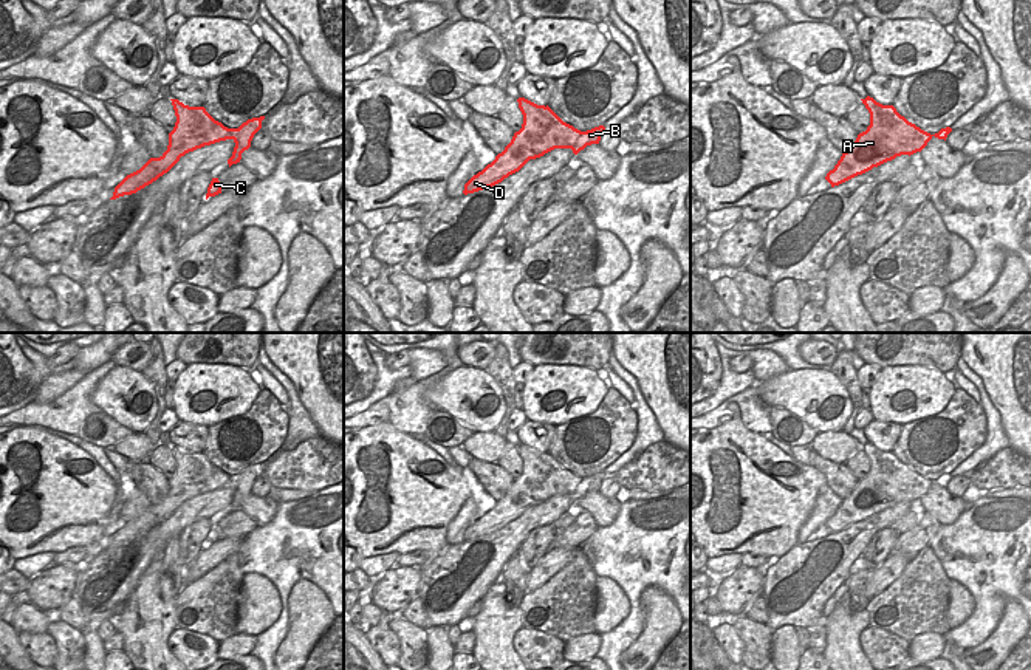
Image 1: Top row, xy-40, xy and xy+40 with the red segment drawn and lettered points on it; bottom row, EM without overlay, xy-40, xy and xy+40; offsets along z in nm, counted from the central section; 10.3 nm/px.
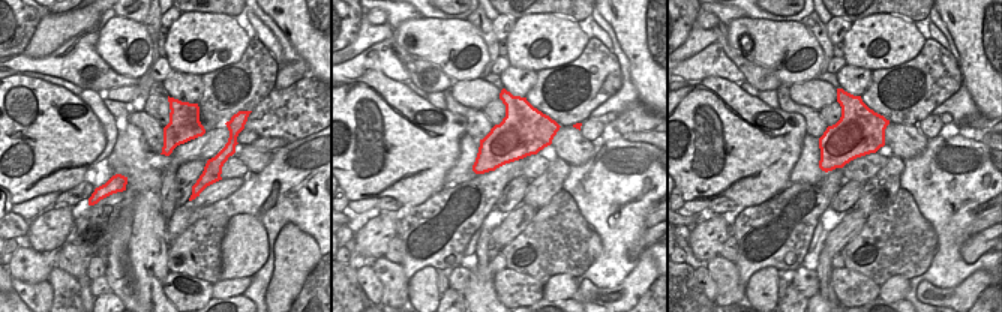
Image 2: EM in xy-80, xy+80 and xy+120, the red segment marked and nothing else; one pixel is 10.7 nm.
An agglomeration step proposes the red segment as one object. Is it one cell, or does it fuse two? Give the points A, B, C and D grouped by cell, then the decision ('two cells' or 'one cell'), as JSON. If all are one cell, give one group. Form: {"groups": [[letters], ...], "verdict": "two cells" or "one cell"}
{"groups": [["A", "D"], ["B", "C"]], "verdict": "two cells"}

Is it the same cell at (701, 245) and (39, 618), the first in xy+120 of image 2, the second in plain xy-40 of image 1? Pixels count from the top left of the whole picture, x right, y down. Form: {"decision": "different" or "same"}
{"decision": "different"}

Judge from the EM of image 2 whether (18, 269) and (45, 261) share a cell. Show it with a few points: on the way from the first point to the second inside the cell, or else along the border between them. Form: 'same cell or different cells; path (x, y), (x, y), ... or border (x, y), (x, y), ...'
same cell; path (24, 266), (39, 266)

